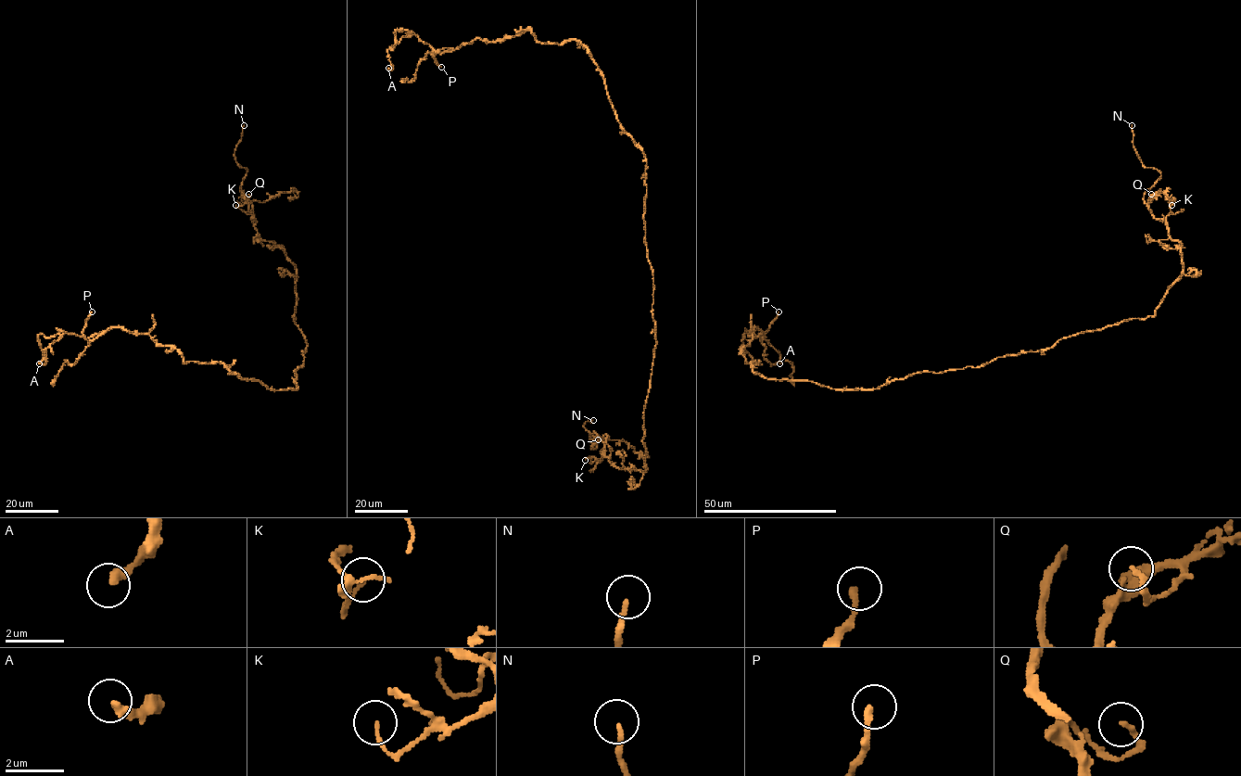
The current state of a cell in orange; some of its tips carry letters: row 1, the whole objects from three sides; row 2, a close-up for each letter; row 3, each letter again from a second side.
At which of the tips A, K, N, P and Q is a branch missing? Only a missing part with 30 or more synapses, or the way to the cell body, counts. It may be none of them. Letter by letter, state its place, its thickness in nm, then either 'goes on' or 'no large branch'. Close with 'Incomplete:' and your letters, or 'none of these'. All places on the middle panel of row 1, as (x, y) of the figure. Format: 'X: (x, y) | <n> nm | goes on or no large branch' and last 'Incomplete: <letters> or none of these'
A: (388, 68) | 320 nm | no large branch
K: (585, 460) | 120 nm | no large branch
N: (593, 420) | 160 nm | goes on
P: (441, 67) | 200 nm | goes on
Q: (598, 439) | 160 nm | no large branch
Incomplete: N, P

